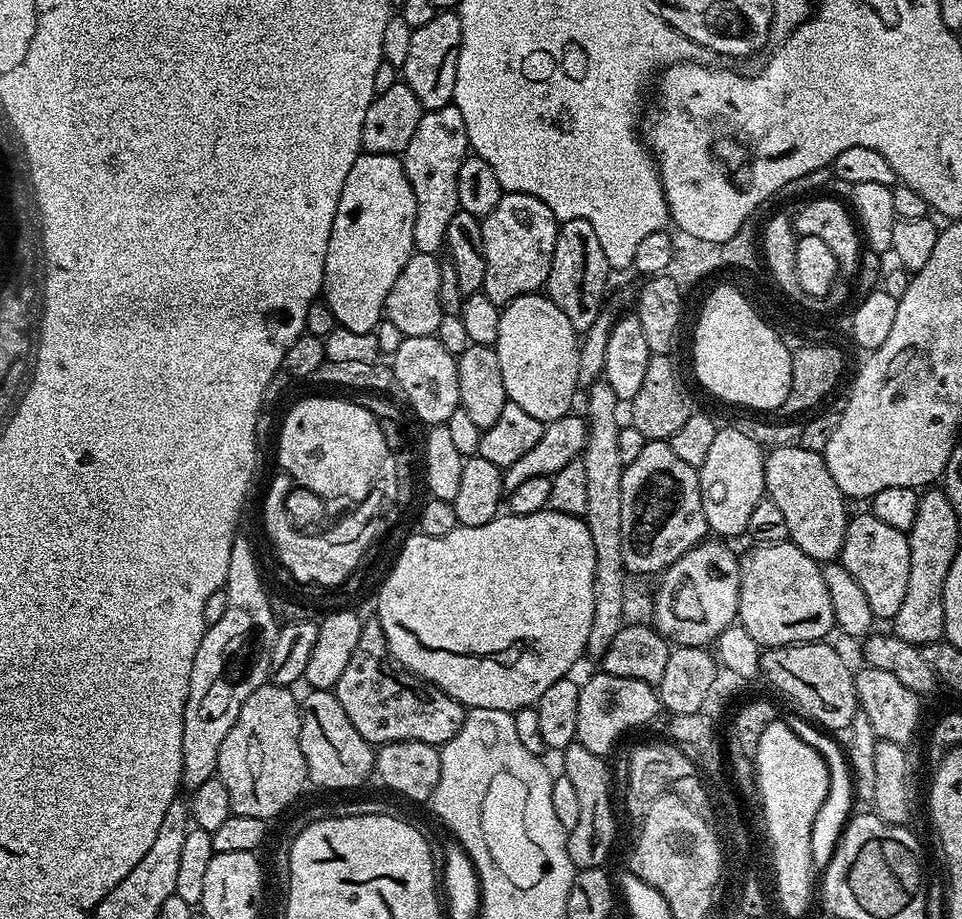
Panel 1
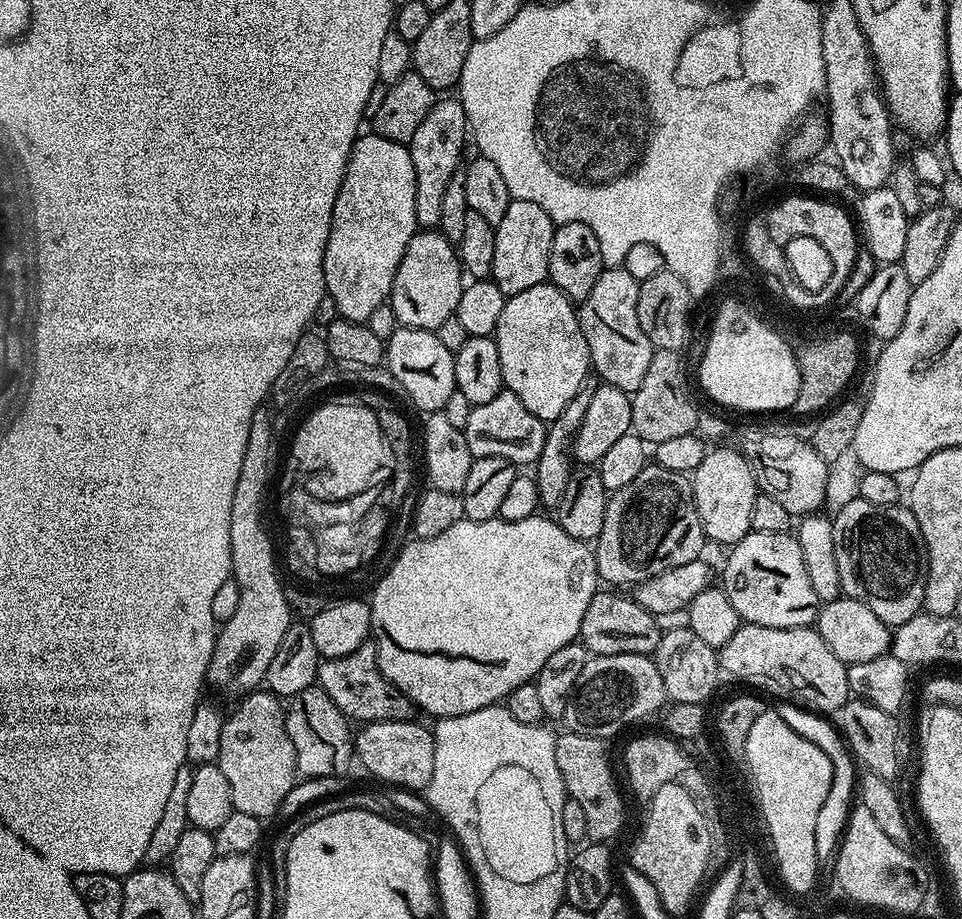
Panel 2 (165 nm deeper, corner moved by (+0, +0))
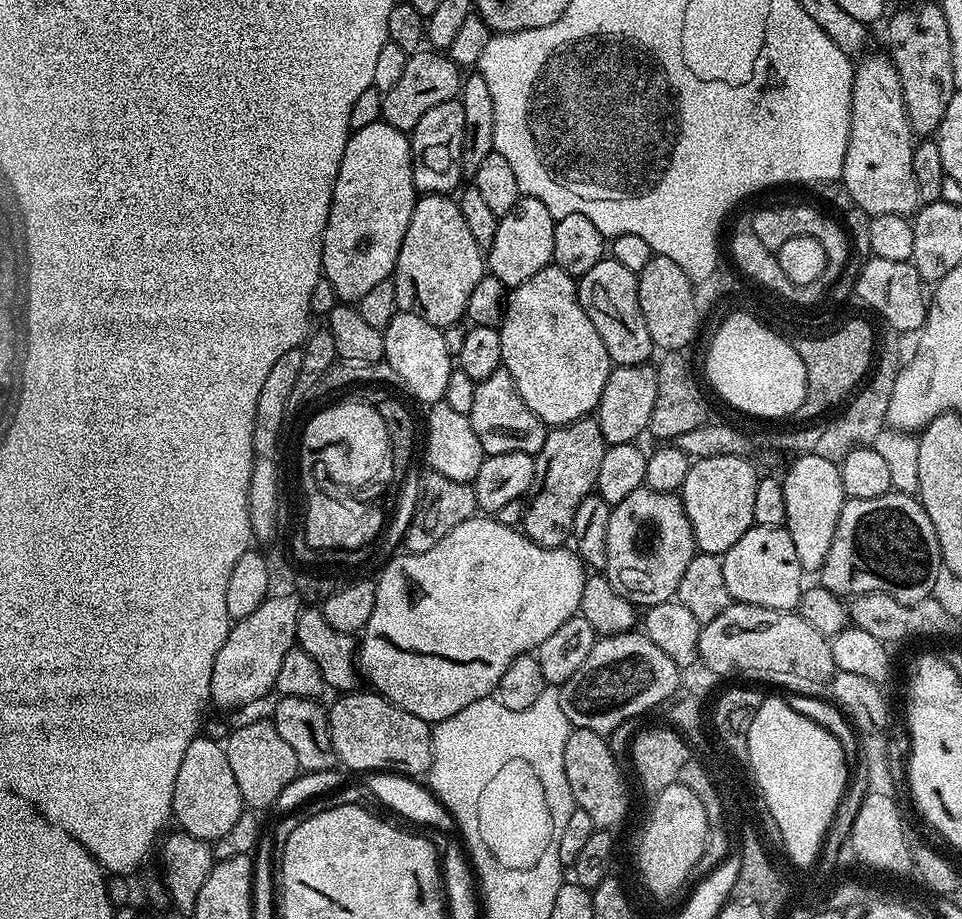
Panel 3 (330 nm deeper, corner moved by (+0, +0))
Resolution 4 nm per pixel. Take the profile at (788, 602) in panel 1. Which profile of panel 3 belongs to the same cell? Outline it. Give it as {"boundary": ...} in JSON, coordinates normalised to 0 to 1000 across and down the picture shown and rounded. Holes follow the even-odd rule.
{"boundary":[[[783,572],[759,594],[759,598],[753,602],[751,606],[751,628],[755,631],[755,640],[758,643],[760,652],[766,657],[783,657],[784,659],[796,659],[805,664],[822,666],[832,656],[832,645],[834,634],[834,619],[830,612],[830,603],[825,603],[825,589],[821,587],[818,573],[792,575]]]}

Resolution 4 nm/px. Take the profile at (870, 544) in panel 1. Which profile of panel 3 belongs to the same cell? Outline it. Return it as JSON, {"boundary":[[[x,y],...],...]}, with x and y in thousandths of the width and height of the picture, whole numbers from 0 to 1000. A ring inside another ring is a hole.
{"boundary":[[[928,533],[913,542],[878,543],[875,559],[871,559],[867,590],[863,590],[863,603],[859,603],[859,612],[850,624],[850,635],[874,651],[912,644],[925,646],[925,651],[939,657],[949,657],[966,652],[974,643],[973,630],[977,622],[979,610],[971,568],[967,568],[963,555],[951,539],[940,539]]]}

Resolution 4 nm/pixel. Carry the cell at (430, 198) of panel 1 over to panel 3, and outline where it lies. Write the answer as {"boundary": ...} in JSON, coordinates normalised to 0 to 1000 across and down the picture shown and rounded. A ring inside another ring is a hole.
{"boundary":[[[477,108],[450,115],[435,132],[435,137],[430,137],[430,141],[426,146],[428,155],[428,193],[430,194],[433,210],[470,211],[479,203],[478,196],[483,195],[480,178],[482,149],[483,125]]]}

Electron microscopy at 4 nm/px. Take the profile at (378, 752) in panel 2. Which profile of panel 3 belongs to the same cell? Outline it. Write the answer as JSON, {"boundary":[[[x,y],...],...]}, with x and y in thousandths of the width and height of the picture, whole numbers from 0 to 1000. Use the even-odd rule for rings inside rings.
{"boundary":[[[371,751],[348,758],[345,770],[340,771],[343,803],[347,807],[350,828],[354,832],[367,836],[377,842],[402,840],[416,841],[429,847],[440,845],[449,837],[449,794],[450,789],[444,788],[439,781],[418,773],[412,766],[396,757],[390,751]]]}

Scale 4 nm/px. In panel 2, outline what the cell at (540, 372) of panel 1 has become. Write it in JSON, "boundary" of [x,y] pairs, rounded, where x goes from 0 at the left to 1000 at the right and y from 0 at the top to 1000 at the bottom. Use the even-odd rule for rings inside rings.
{"boundary":[[[572,307],[551,311],[551,316],[525,325],[514,369],[518,390],[522,390],[524,422],[538,429],[543,442],[560,457],[580,455],[613,407],[611,378],[600,336]]]}

